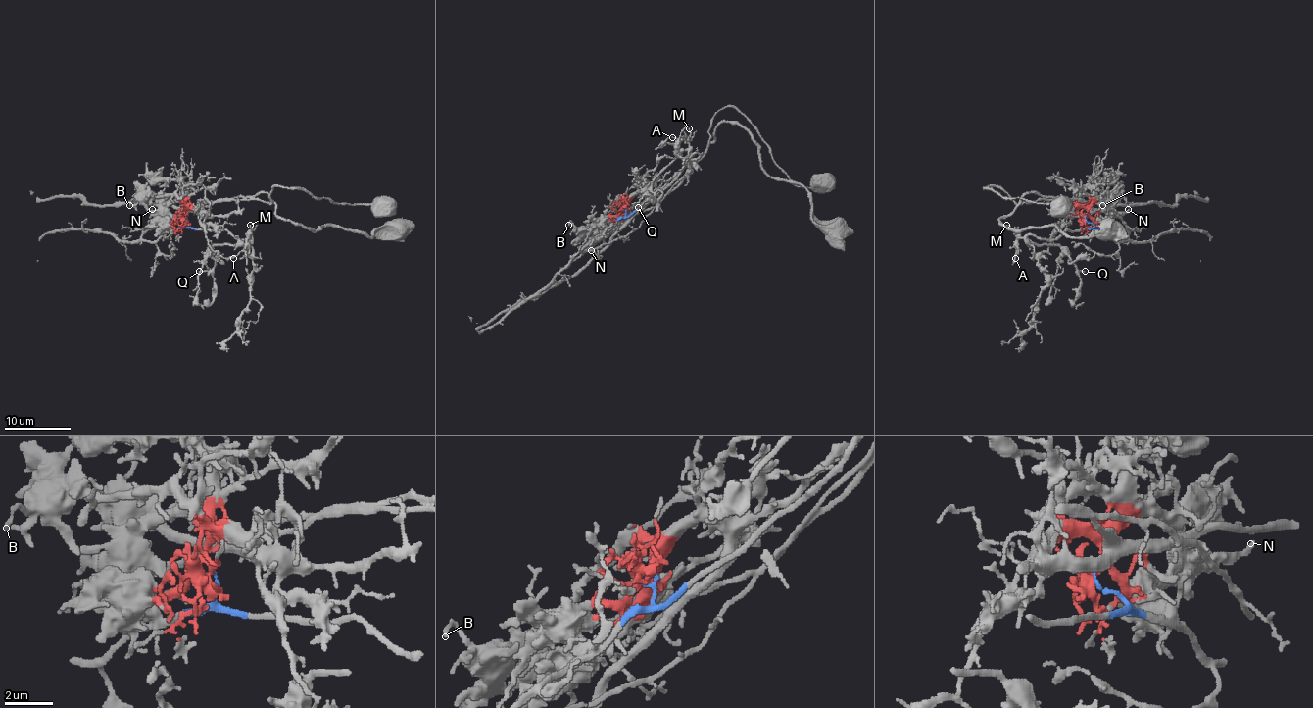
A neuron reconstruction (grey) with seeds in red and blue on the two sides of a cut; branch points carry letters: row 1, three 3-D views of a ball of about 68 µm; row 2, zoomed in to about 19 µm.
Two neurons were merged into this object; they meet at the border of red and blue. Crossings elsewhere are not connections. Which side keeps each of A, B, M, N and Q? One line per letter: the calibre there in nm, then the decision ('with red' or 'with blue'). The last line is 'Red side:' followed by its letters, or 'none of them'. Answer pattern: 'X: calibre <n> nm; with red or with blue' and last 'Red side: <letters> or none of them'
A: calibre 110 nm; with blue
B: calibre 140 nm; with red
M: calibre 110 nm; with blue
N: calibre 140 nm; with red
Q: calibre 120 nm; with blue
Red side: B, N

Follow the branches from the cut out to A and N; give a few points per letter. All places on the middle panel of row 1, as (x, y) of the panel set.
A: (625, 208), (627, 216), (634, 213), (666, 186), (686, 164), (690, 147), (685, 140), (671, 137)
N: (625, 206), (591, 251)

